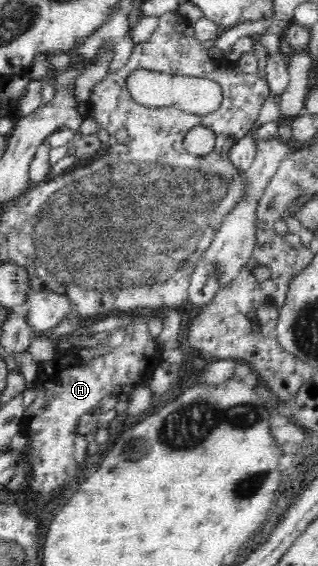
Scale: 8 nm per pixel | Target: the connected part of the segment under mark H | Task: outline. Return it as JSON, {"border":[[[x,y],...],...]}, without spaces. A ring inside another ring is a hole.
{"border":[[[131,311],[135,313],[133,316],[133,320],[131,320],[131,324],[125,328],[125,337],[123,343],[117,348],[111,348],[107,350],[105,354],[95,354],[95,356],[91,356],[91,358],[83,358],[83,356],[79,356],[79,354],[72,354],[67,352],[58,352],[55,349],[54,355],[47,360],[41,361],[37,363],[37,376],[35,376],[35,382],[33,382],[33,390],[35,390],[35,398],[33,398],[33,402],[29,404],[29,406],[23,406],[23,416],[21,422],[21,432],[27,434],[27,444],[25,446],[25,450],[23,450],[23,462],[28,462],[25,464],[29,468],[31,468],[31,472],[29,472],[27,481],[27,486],[29,486],[29,492],[33,492],[33,494],[39,494],[39,496],[45,496],[45,494],[51,494],[53,490],[59,489],[61,484],[64,484],[66,478],[72,476],[76,473],[75,468],[77,468],[77,463],[75,463],[75,456],[73,452],[74,449],[74,439],[77,435],[77,424],[79,424],[79,418],[84,414],[93,414],[93,410],[99,406],[99,402],[104,398],[111,398],[111,396],[115,397],[117,394],[117,388],[123,388],[123,386],[129,386],[129,388],[137,388],[138,386],[148,386],[149,376],[151,376],[151,372],[159,366],[161,363],[161,350],[163,349],[159,343],[157,343],[155,339],[155,335],[151,333],[151,329],[149,329],[149,324],[147,323],[147,316],[140,316],[139,312]]]}

